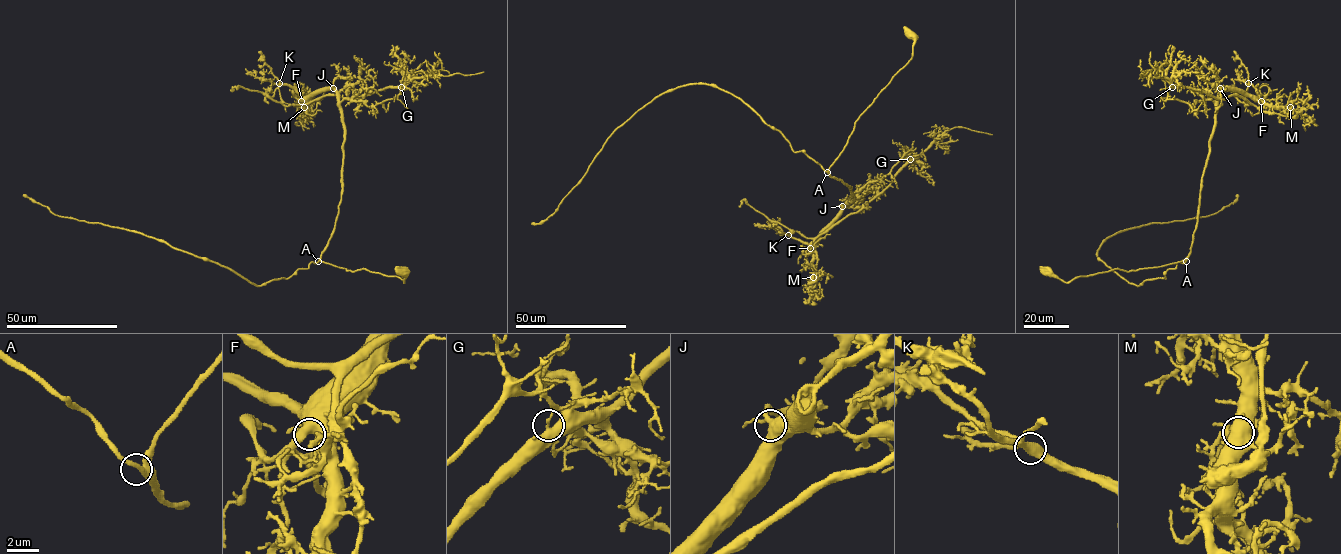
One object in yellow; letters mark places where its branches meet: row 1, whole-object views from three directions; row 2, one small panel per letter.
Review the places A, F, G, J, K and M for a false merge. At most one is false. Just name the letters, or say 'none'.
G

